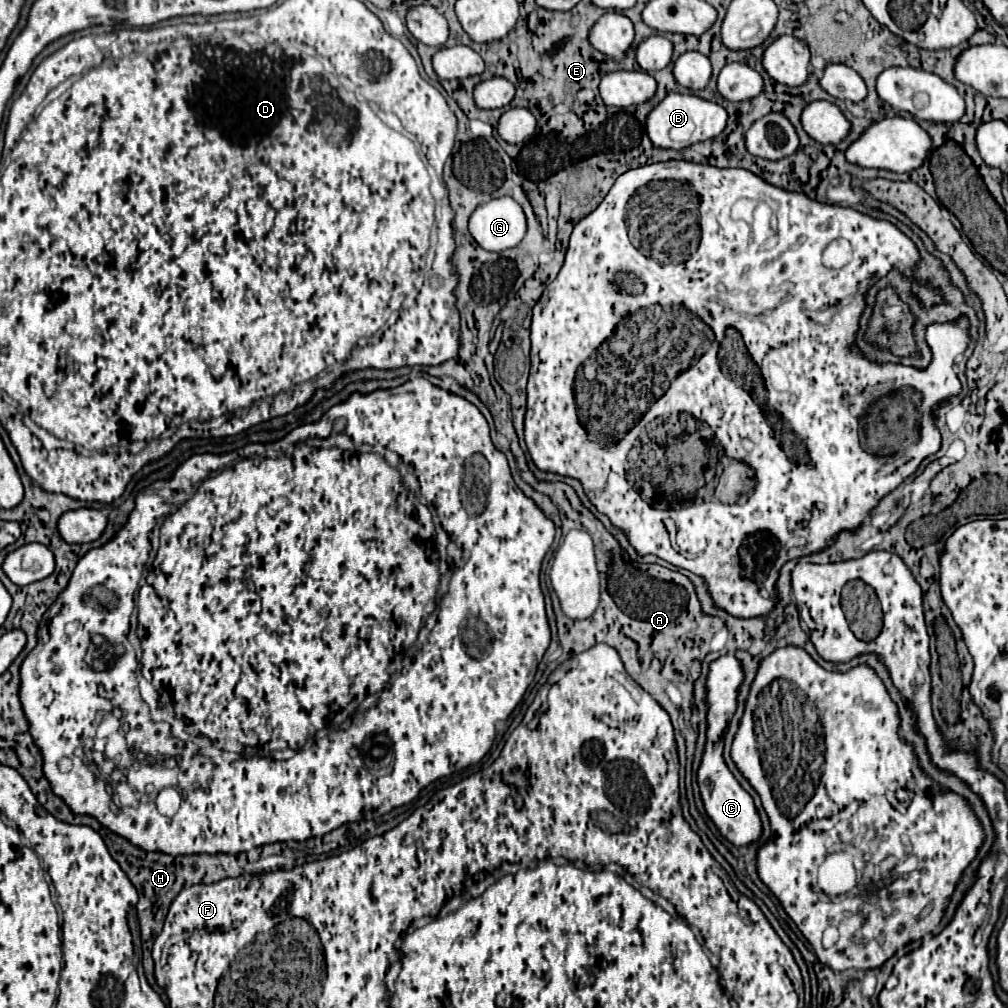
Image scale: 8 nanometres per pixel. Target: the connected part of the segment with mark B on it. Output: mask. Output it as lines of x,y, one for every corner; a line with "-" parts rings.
669,92
647,116
647,134
657,148
673,148
683,150
695,142
703,142
715,138
723,132
727,122
727,112
723,106
703,100
693,94

